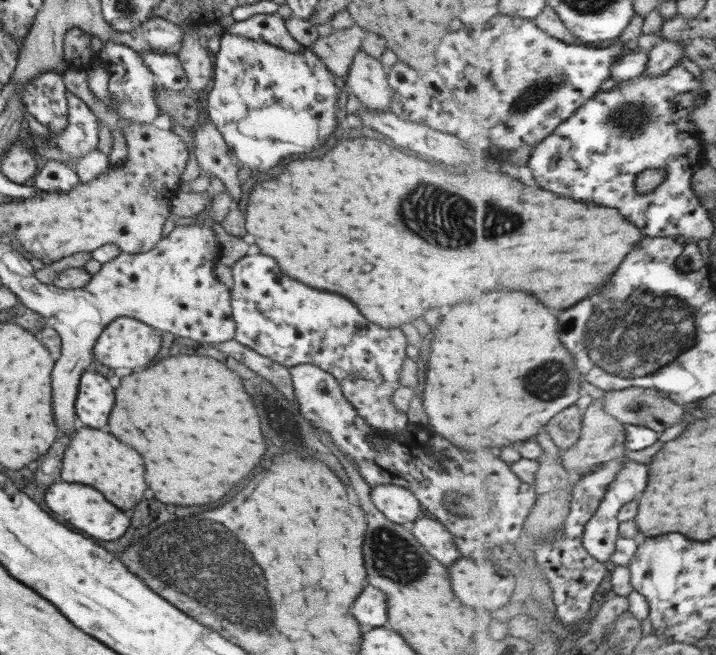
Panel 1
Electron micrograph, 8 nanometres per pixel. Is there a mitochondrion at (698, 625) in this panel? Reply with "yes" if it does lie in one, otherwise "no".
no

